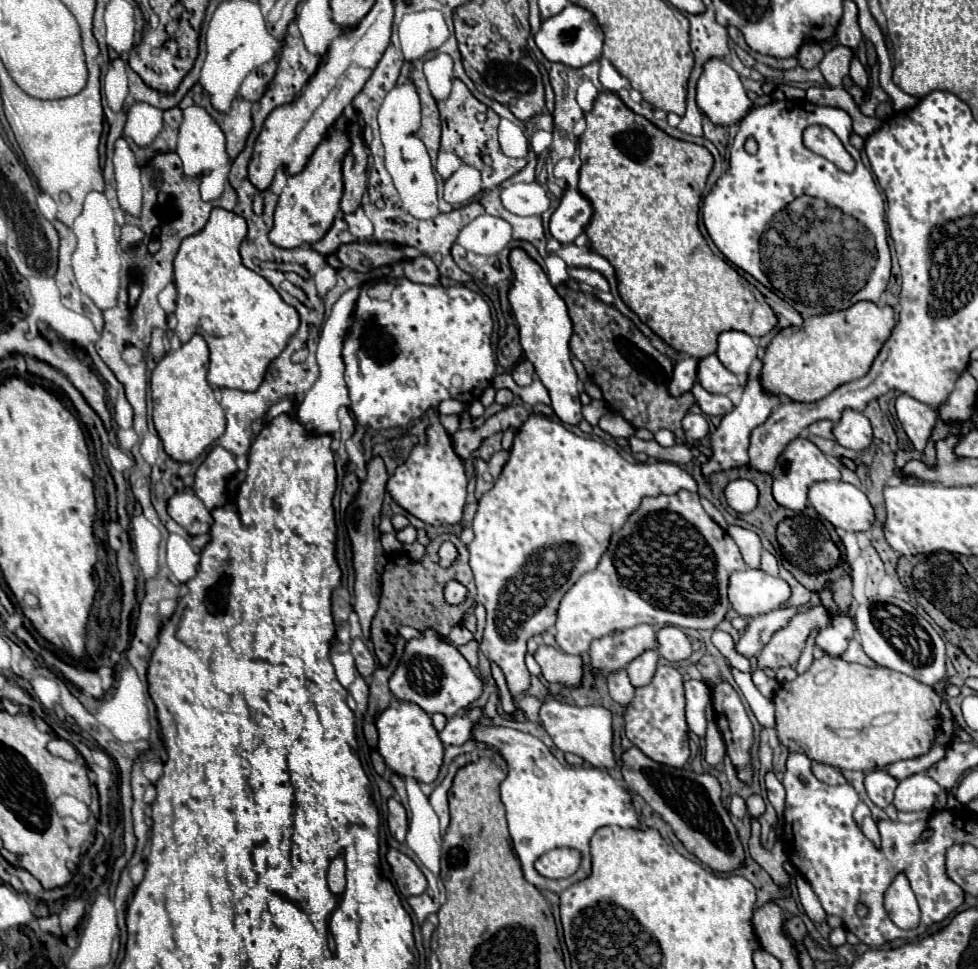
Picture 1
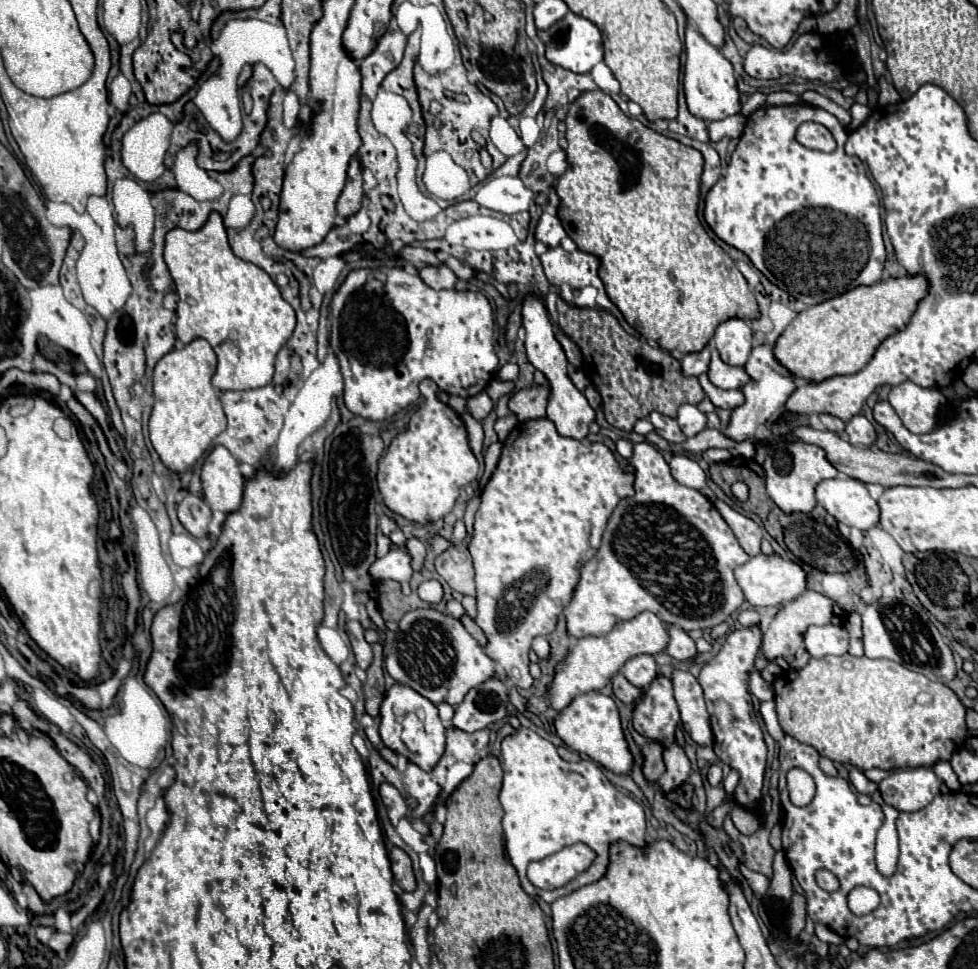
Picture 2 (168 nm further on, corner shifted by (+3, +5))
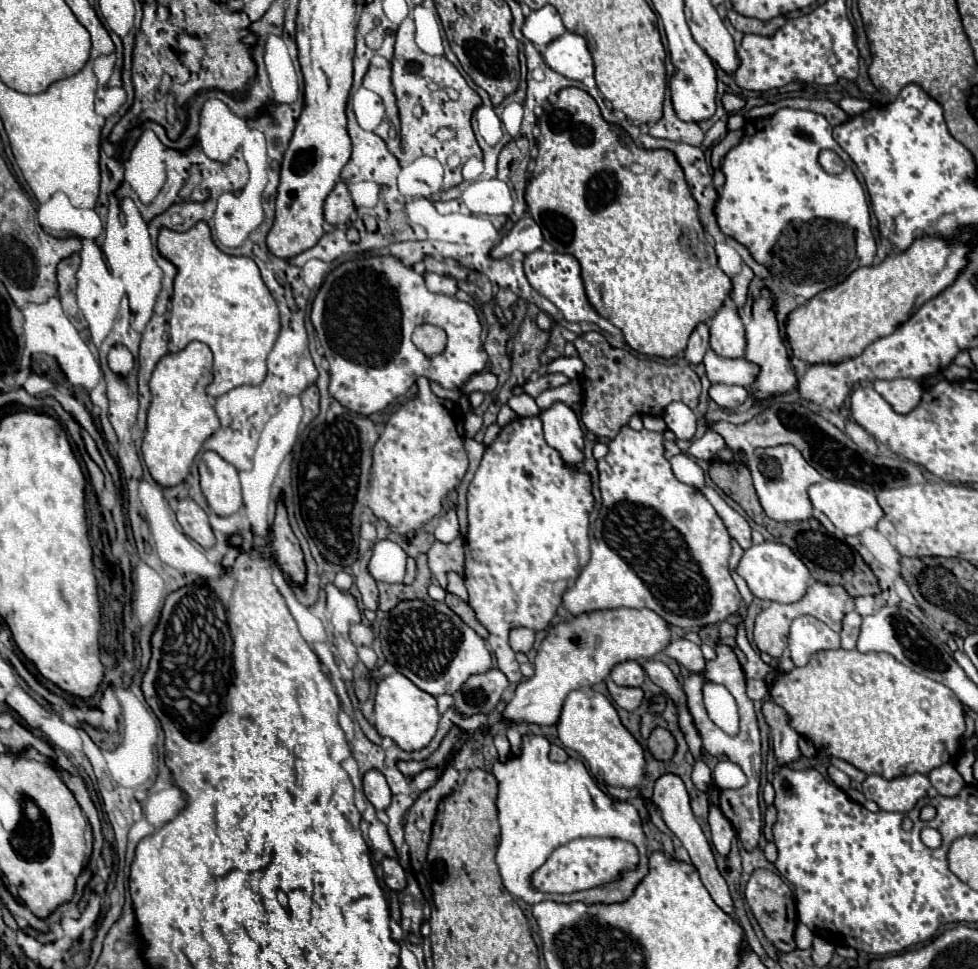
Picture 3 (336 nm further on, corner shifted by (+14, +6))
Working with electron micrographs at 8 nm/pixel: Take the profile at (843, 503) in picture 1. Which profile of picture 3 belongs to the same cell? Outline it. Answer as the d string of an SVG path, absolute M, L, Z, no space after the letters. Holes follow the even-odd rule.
M824 479L816 485L812 485L808 489L808 495L810 495L814 509L822 511L844 535L860 535L864 529L876 527L876 523L884 515L882 507L878 505L878 501L872 493L868 493L866 489L858 489L856 485L846 485L844 481Z

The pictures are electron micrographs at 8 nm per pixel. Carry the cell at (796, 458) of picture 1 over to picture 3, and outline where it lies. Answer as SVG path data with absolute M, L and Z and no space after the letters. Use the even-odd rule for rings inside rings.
M792 445L756 449L748 459L748 469L754 479L760 505L774 521L804 521L812 517L812 503L808 499L808 487L822 481L822 475L806 465L804 457Z

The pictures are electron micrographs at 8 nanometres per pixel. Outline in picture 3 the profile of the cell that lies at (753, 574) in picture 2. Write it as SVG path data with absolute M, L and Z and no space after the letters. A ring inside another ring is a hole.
M764 541L760 545L752 545L750 549L746 549L738 563L736 573L746 579L750 591L756 597L768 599L768 601L778 601L778 603L794 603L798 599L802 599L808 589L808 583L812 579L804 561L788 545L784 545L780 541L768 541L768 543Z

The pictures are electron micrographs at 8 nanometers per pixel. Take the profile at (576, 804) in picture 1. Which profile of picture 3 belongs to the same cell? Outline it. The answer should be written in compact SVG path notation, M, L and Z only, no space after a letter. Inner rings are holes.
M526 735L522 739L522 755L510 757L506 763L494 765L494 777L500 783L496 805L498 805L498 819L502 831L496 863L504 887L514 897L524 899L528 905L536 905L540 901L556 901L556 903L582 901L586 905L622 903L634 893L634 889L648 875L646 837L642 831L640 815L630 803L612 799L606 793L602 793L580 759L570 757L564 763L552 763L548 759L548 747L550 743L546 737ZM578 837L616 837L616 839L630 841L640 851L640 865L636 871L622 873L620 881L610 883L604 889L580 891L576 895L552 895L530 887L530 875L540 865L546 863L550 853L556 847Z

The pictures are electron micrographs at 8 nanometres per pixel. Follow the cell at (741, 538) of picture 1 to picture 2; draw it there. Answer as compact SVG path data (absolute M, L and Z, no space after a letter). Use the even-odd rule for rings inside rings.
M717 500L715 508L719 510L719 514L723 516L723 520L729 524L729 528L733 530L737 542L741 544L741 548L749 554L749 556L757 556L759 554L759 544L761 544L761 528L747 516L735 512L733 508L729 508L725 502Z

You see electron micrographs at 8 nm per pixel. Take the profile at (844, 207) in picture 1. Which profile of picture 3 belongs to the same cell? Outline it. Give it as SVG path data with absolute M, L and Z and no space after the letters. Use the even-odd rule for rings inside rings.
M780 109L772 117L748 121L744 125L744 139L726 153L722 171L726 175L726 183L718 193L714 209L720 229L746 245L758 263L766 267L772 263L776 277L790 293L812 299L816 293L842 283L854 269L872 263L876 243L870 229L870 209L864 189L852 171L852 159L834 141L832 127L822 115L798 109ZM822 149L838 151L846 161L846 169L840 175L830 175L820 167L818 153Z

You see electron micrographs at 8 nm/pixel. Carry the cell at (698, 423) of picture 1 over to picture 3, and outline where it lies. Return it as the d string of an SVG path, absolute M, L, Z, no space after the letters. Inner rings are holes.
M670 403L664 411L664 421L668 429L676 435L676 439L690 441L696 433L696 415L690 407L678 403Z

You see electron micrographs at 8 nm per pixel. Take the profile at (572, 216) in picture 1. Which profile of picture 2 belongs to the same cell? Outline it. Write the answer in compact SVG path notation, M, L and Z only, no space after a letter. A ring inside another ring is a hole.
M543 212L539 224L537 224L537 230L535 230L535 236L537 240L545 242L547 246L555 248L561 244L561 240L567 236L561 220L557 214L549 214L549 212Z

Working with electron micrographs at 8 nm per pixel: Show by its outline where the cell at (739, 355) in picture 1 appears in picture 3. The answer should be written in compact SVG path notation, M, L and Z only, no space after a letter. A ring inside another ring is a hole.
M722 305L710 319L710 347L720 357L744 357L744 325L730 305Z

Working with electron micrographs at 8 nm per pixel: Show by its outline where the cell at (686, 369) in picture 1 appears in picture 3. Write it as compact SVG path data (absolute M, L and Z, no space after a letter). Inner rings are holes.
M706 323L696 325L696 329L694 329L692 335L690 335L688 347L686 347L686 351L684 351L686 361L690 361L690 363L694 363L694 365L702 363L702 357L704 357L706 349L708 349L708 337L710 337L710 335L708 335L708 325L706 325Z

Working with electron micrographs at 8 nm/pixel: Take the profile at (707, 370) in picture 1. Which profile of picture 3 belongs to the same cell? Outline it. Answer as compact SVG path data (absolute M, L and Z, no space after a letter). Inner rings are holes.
M712 349L706 351L704 355L704 365L706 365L706 375L712 383L724 383L724 385L742 385L742 387L752 387L756 381L760 367L746 357L738 359L726 359L716 355Z

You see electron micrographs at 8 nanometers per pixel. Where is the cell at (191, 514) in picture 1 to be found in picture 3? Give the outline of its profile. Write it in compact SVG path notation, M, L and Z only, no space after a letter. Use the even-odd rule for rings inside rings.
M186 497L186 499L182 499L178 503L176 517L178 517L178 523L182 525L184 533L188 537L192 537L198 545L208 549L208 547L212 547L216 543L214 533L212 533L210 523L208 523L206 511L198 503L194 503L190 497Z

